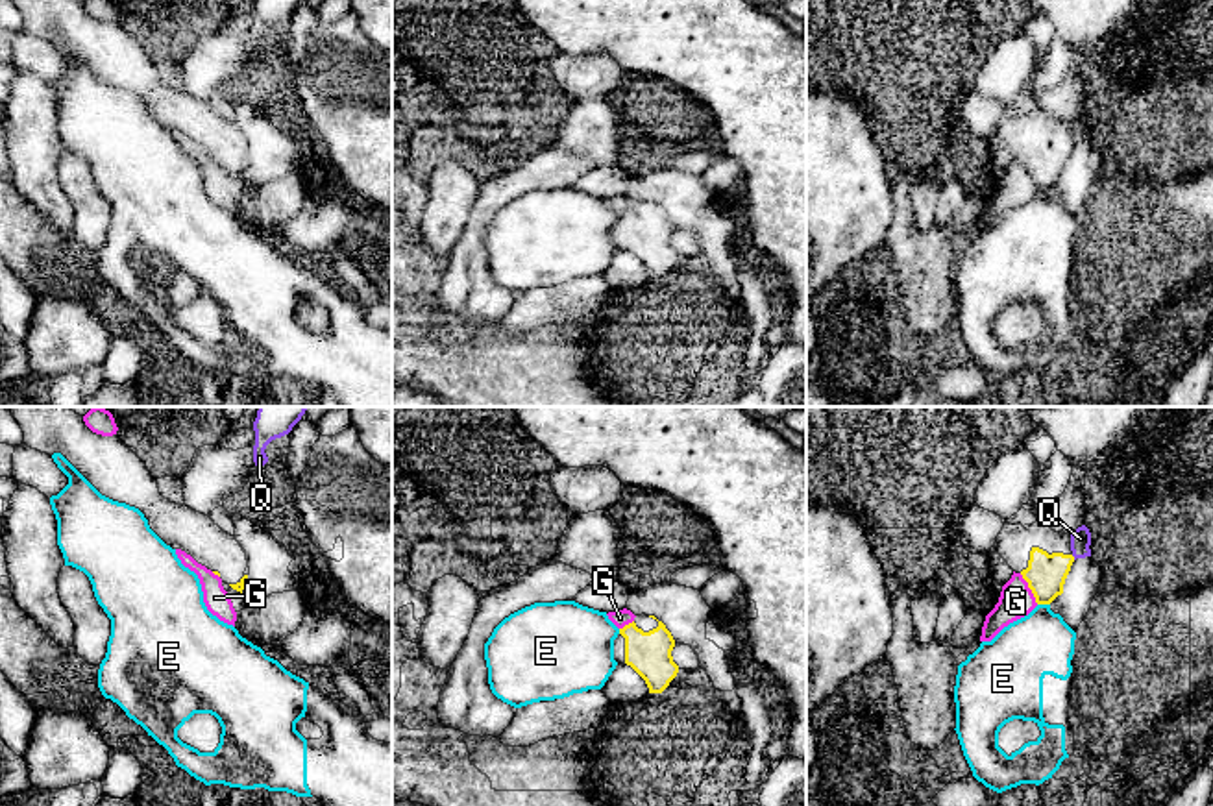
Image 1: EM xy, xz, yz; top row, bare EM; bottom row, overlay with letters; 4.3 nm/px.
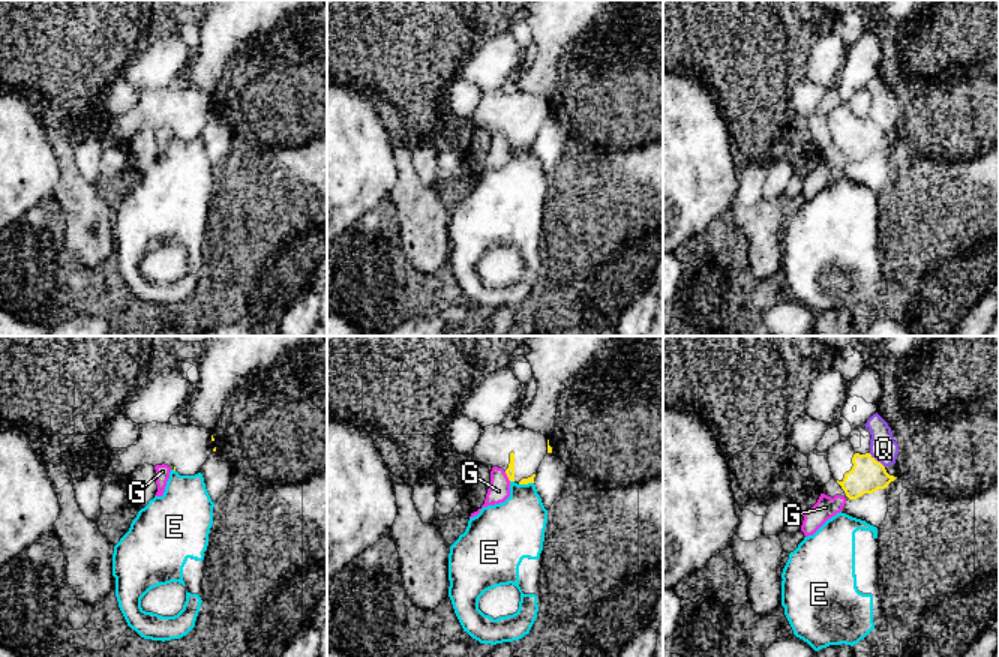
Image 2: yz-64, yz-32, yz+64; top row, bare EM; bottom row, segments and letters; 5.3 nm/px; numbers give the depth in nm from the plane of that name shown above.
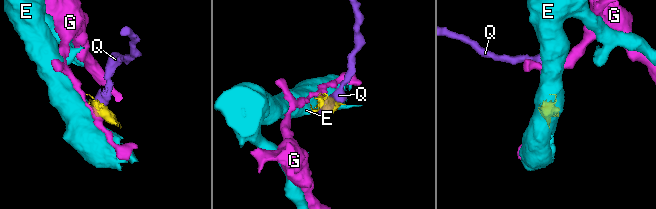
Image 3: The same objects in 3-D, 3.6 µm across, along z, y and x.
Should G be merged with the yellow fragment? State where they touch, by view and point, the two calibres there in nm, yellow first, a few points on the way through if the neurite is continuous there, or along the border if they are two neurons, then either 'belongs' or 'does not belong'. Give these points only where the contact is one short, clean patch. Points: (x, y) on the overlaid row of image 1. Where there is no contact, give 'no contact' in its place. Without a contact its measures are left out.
contact yz (1029, 586); calibres 170 and 150 nm; border yz (1019, 573), (1038, 603); does not belong

